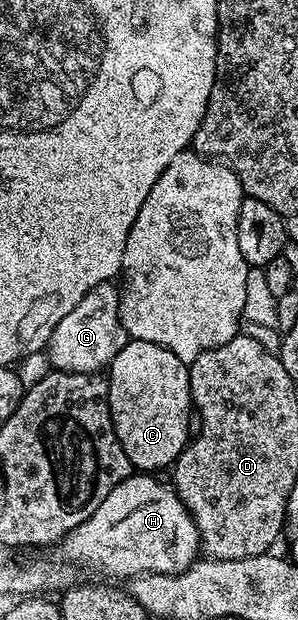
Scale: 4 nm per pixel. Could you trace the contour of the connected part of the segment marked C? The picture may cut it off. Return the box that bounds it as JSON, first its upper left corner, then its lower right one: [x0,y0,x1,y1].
[105,340,193,471]

